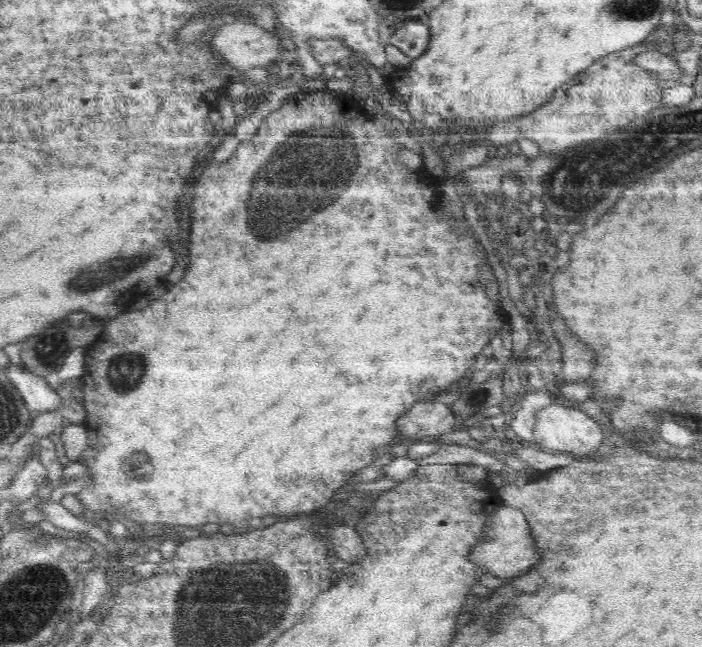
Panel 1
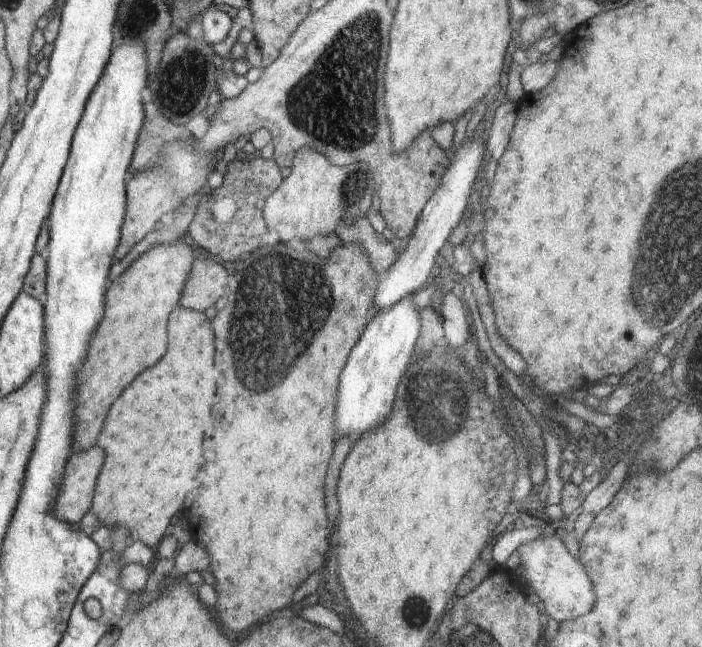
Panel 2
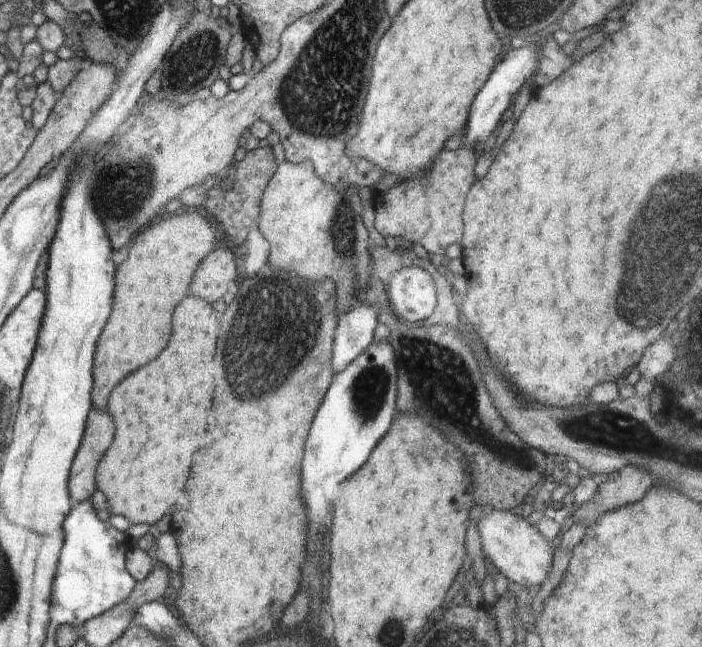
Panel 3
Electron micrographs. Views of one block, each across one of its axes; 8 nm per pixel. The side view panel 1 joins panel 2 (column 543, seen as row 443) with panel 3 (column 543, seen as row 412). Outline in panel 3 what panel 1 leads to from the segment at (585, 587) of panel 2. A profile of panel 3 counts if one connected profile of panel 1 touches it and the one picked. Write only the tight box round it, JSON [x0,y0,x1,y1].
[478,509,554,587]

